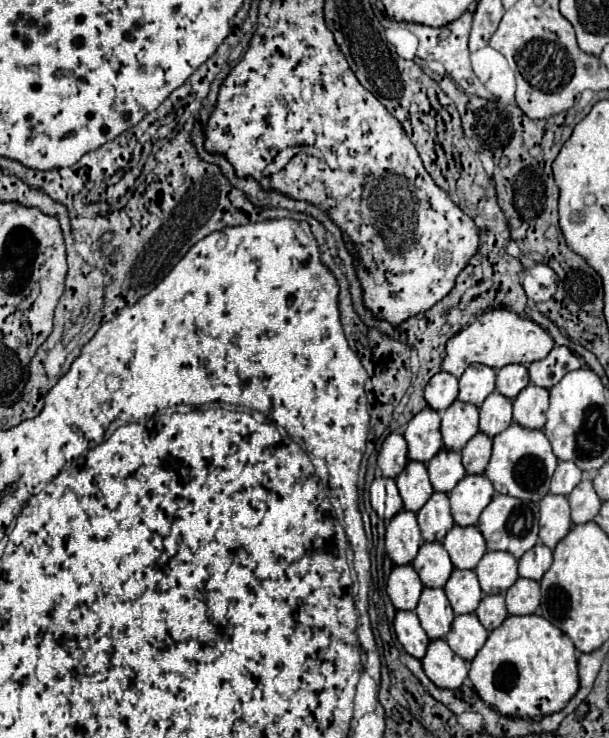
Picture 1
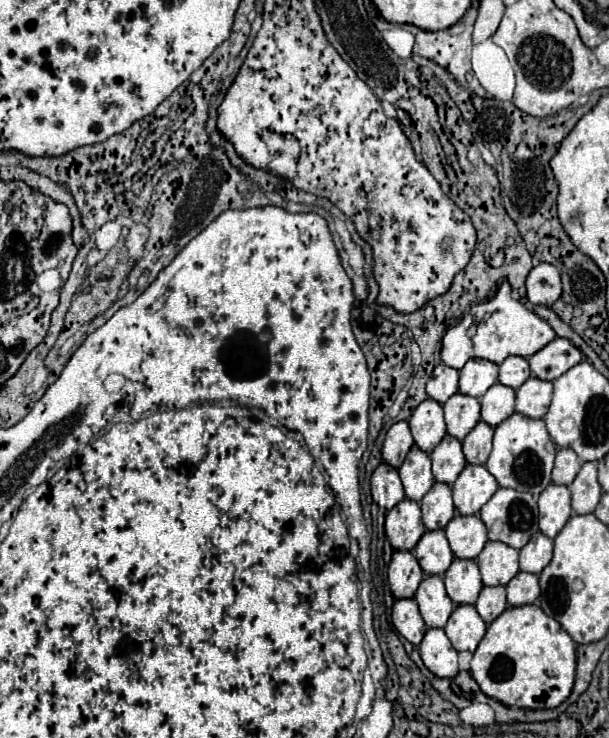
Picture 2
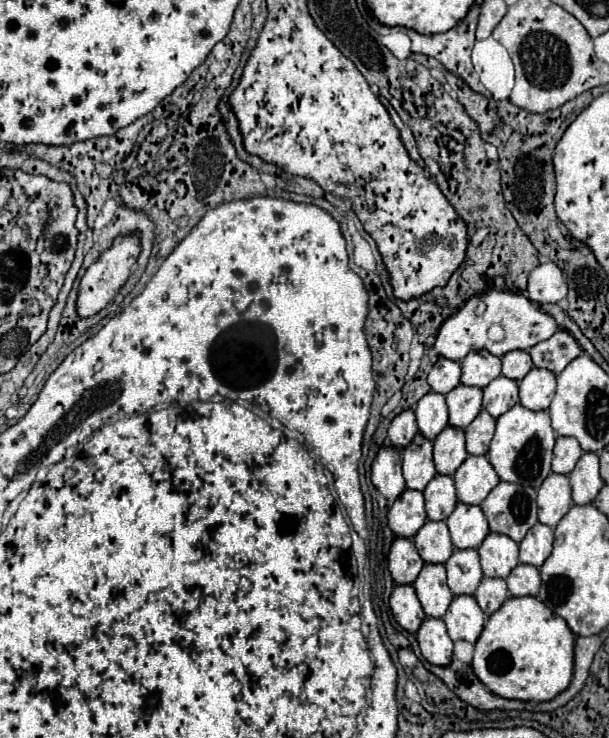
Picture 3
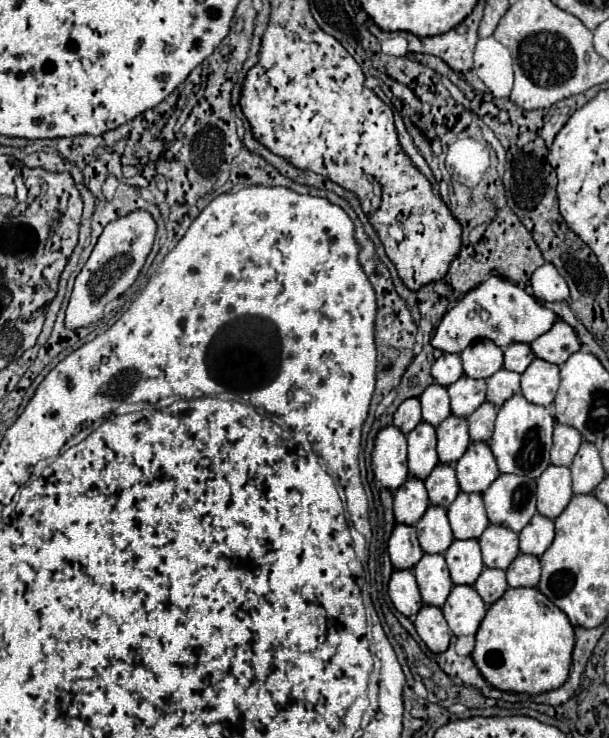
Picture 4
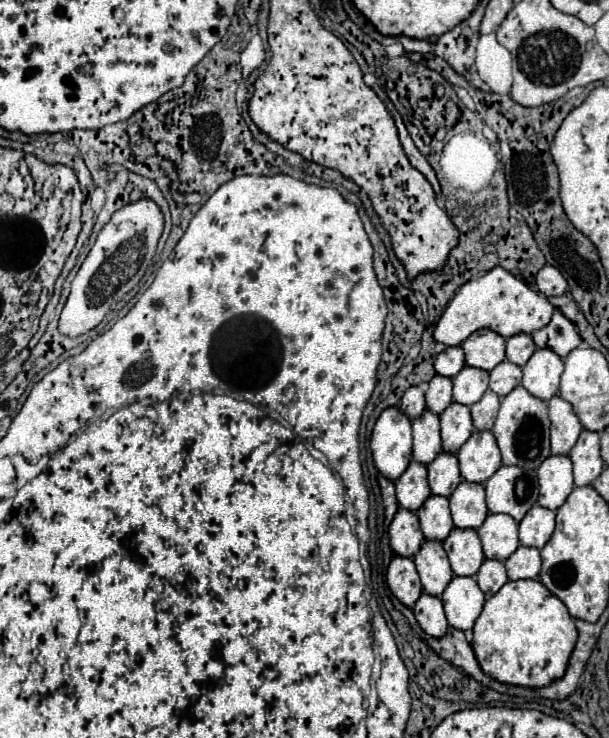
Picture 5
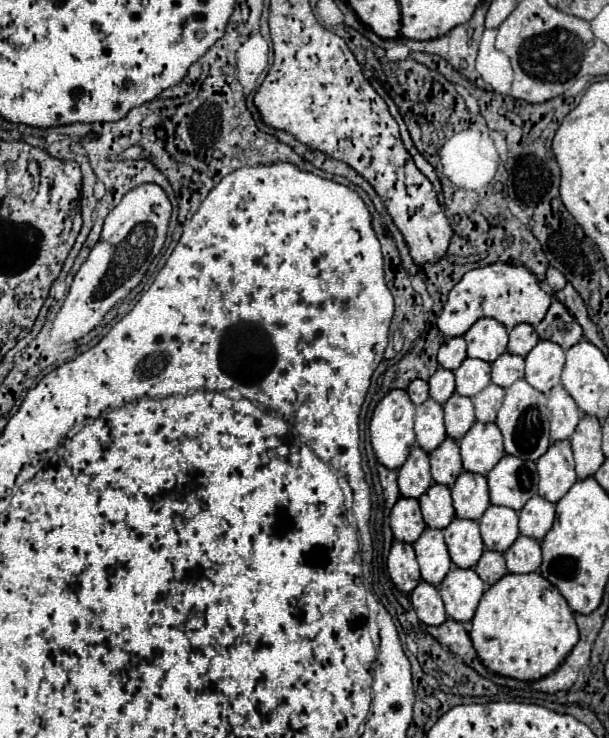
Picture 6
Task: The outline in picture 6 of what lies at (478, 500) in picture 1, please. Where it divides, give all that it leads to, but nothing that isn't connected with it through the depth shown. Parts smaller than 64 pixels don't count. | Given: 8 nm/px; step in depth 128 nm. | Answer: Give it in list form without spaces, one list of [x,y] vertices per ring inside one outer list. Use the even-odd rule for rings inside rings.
[[[474,422],[474,426],[458,440],[462,464],[468,472],[488,474],[504,456],[502,432],[494,422]]]

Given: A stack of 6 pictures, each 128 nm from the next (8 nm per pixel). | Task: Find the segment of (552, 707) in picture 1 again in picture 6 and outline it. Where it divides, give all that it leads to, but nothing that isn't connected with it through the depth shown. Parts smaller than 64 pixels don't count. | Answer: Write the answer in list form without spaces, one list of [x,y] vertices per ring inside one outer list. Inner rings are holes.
[[[506,574],[482,594],[470,638],[488,670],[516,680],[538,680],[564,662],[578,642],[578,628],[568,602],[542,574]]]

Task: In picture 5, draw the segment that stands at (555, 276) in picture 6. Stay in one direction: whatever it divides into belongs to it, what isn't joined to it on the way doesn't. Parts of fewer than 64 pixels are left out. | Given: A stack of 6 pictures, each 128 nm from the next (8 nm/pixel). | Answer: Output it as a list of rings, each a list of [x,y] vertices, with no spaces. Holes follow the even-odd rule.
[[[546,264],[544,268],[540,268],[538,276],[536,276],[536,286],[542,294],[546,296],[558,296],[558,294],[564,294],[568,284],[564,280],[564,276],[550,264]]]

